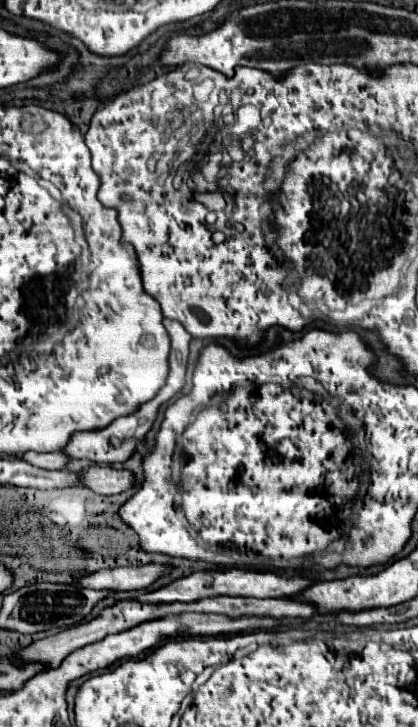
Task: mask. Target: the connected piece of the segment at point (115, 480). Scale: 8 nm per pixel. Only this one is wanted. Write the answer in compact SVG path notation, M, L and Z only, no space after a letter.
M93 466L81 472L81 482L97 494L113 496L135 486L135 474L131 470L115 470L109 466Z

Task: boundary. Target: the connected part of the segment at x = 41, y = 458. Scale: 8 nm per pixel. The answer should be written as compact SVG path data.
M27 452L25 456L21 456L23 460L27 460L29 464L33 464L33 466L39 466L39 468L51 468L51 470L61 470L61 468L65 468L69 462L71 462L71 458L67 456L67 454L63 454L63 452L51 452L51 454L37 454L37 452Z

